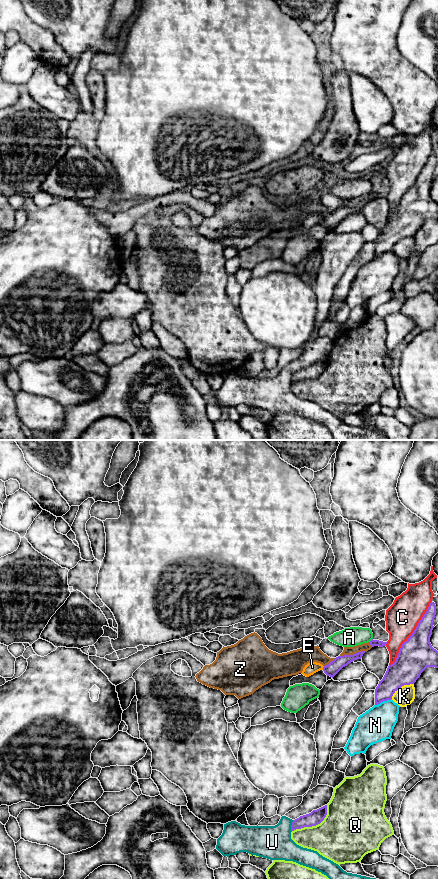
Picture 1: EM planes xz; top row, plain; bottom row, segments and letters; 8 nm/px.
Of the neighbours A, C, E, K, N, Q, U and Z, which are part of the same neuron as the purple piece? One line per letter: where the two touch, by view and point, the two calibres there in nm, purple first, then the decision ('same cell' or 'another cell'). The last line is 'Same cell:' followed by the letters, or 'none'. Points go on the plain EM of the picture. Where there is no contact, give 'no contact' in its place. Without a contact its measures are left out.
A: meets purple in xz at (371, 192); 50 nm thick on the purple side, 160 nm on the other; another cell
C: meets purple in xz at (412, 186); 280 nm thick on the purple side, 280 nm on the other; another cell
E: meets purple in xz at (323, 220); 100 nm thick on the purple side, 90 nm on the other; another cell
K: meets purple in xz at (400, 239); 260 nm thick on the purple side, 150 nm on the other; another cell
N: meets purple in xz at (383, 252); 200 nm thick on the purple side, 280 nm on the other; another cell
Q: meets purple in xz at (314, 377); 120 nm thick on the purple side, 420 nm on the other; another cell
U: meets purple in xz at (291, 378); 120 nm thick on the purple side, 280 nm on the other; another cell
Z: meets purple in xz at (353, 206); 100 nm thick on the purple side, 70 nm on the other; another cell
Same cell: none

